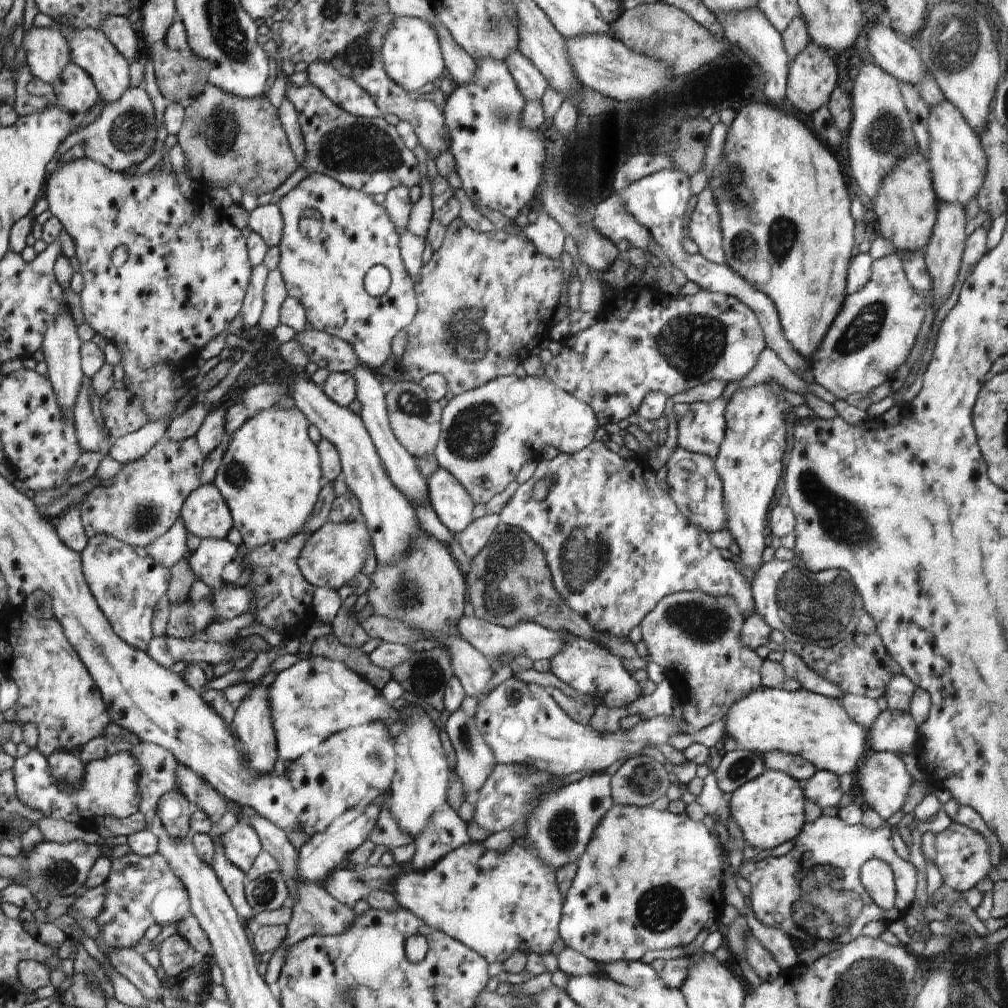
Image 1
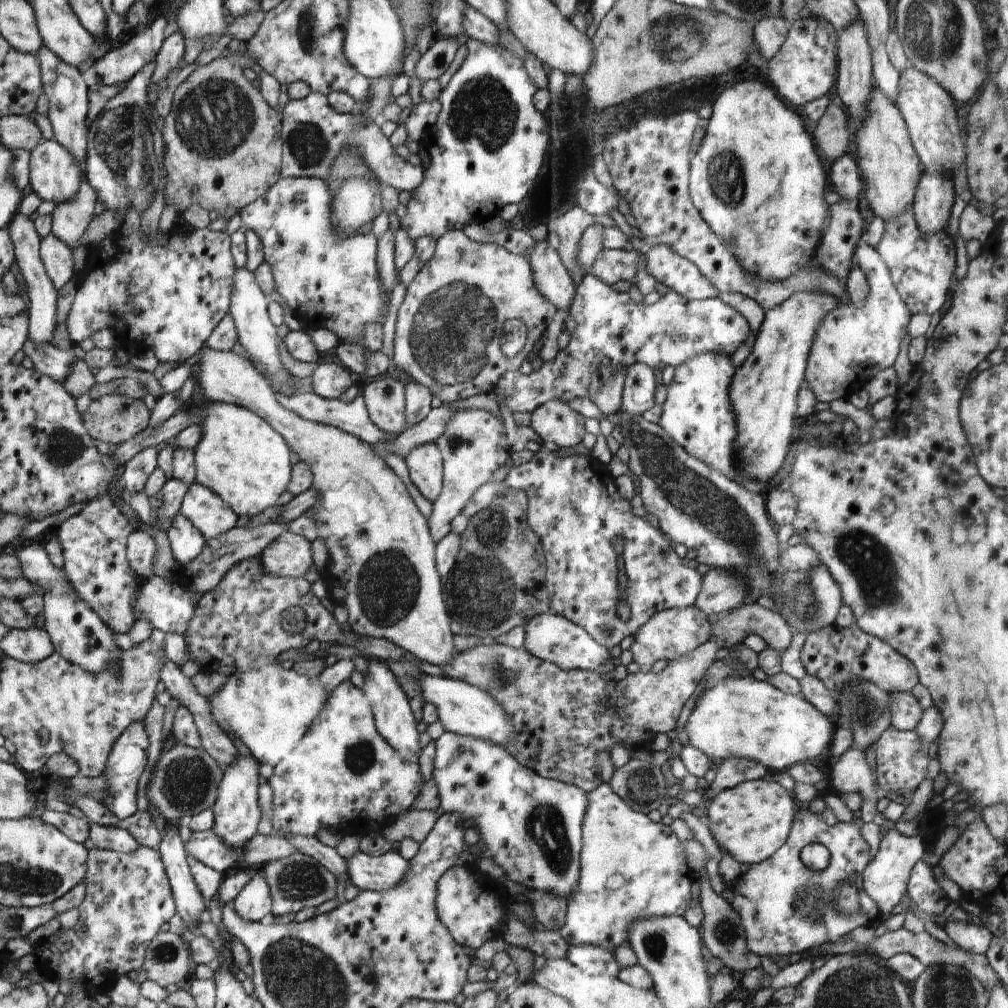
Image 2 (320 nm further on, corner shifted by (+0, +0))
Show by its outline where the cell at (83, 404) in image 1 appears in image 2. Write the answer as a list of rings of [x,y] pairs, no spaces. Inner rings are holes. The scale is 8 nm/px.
[[[29,338],[25,340],[21,349],[25,356],[32,360],[34,369],[62,384],[67,379],[71,366],[80,357],[79,353],[63,351],[50,343],[37,343]]]

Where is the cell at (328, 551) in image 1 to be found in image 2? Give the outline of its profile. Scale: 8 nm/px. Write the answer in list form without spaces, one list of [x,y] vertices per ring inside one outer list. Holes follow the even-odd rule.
[[[284,532],[259,554],[266,572],[278,577],[297,579],[312,564],[310,541],[294,533]]]

